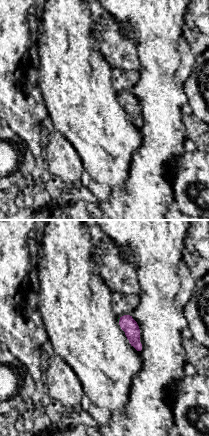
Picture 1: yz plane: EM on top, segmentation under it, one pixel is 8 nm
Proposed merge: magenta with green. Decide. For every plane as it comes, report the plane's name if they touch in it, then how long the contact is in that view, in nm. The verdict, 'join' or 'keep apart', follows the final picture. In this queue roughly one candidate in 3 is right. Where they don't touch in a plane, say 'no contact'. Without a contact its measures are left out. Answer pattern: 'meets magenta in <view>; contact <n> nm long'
meets magenta in yz; contact 40 nm long

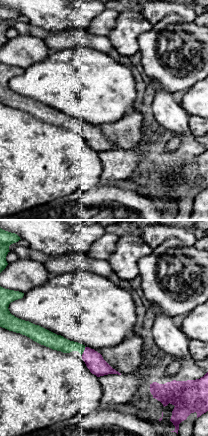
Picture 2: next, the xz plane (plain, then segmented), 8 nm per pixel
meets magenta in xz; contact 80 nm long

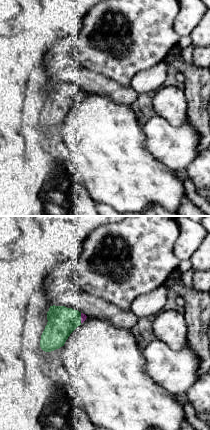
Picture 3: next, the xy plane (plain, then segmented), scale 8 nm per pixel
meets magenta in xy; contact 80 nm long

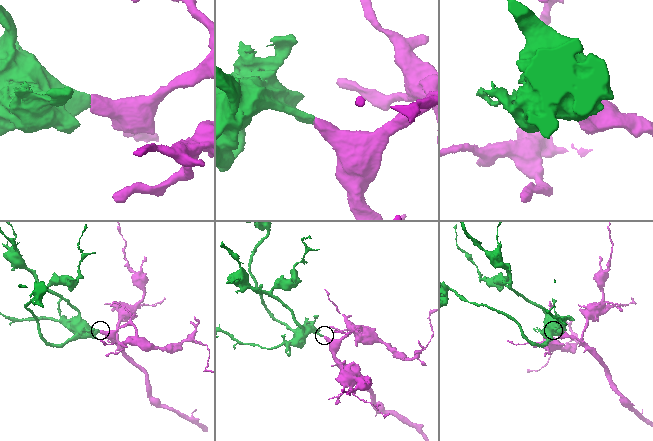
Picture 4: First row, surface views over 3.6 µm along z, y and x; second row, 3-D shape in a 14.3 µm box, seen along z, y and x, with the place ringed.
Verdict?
join

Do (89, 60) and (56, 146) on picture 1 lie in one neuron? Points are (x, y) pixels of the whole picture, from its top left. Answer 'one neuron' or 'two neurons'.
one neuron

